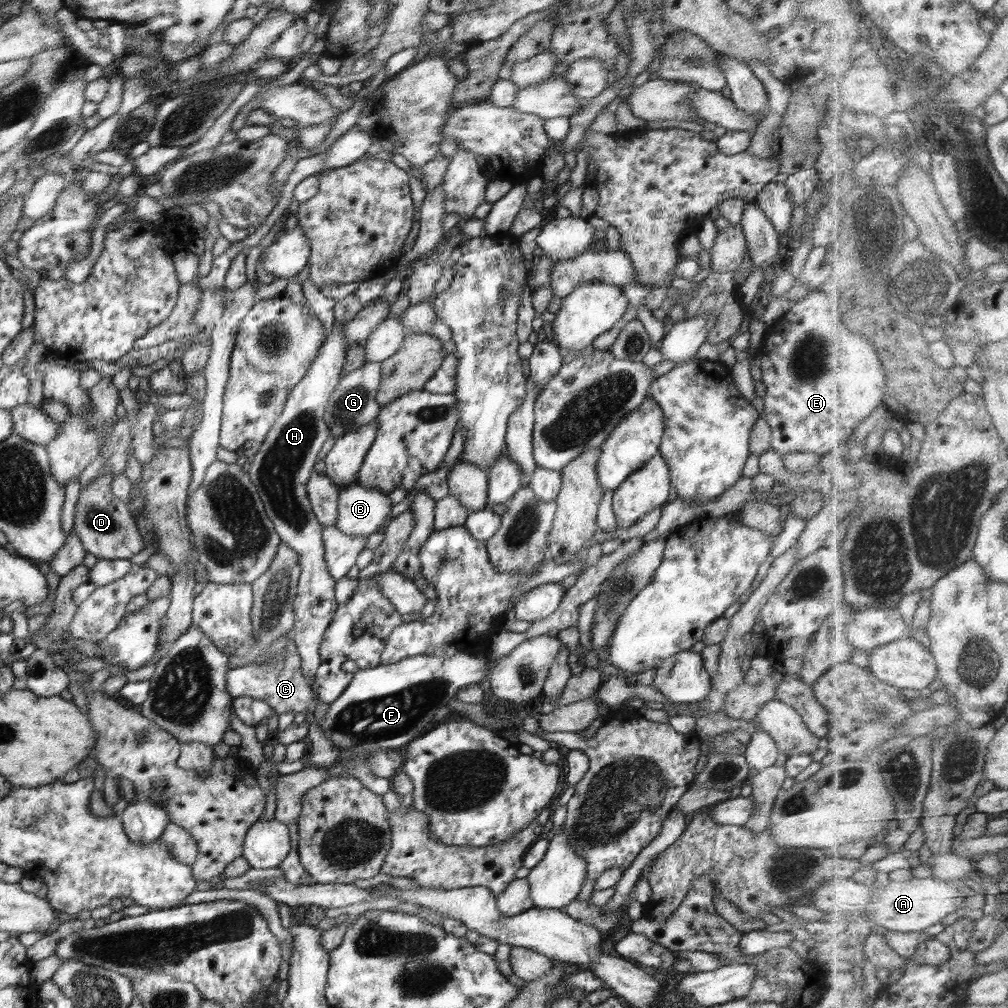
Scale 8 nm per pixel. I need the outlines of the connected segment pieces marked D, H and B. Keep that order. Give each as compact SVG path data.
M106 471L82 488L74 507L74 532L78 534L87 552L94 554L98 559L124 560L142 552L146 544L138 532L127 501L119 500L112 493L114 478L110 471Z
M336 320L330 334L319 348L318 356L312 361L304 378L296 384L288 395L284 410L272 425L265 439L260 443L254 460L249 461L247 469L250 481L256 486L266 515L274 524L281 542L298 553L300 574L297 596L293 602L294 628L289 635L296 643L301 656L304 676L313 678L319 667L321 656L319 648L326 628L330 624L336 608L334 580L328 572L324 558L322 527L311 510L306 484L315 471L315 461L322 444L331 436L323 414L328 401L342 377L345 356L349 349L345 323Z
M357 482L339 490L335 528L348 536L369 537L391 520L392 500L386 494Z

